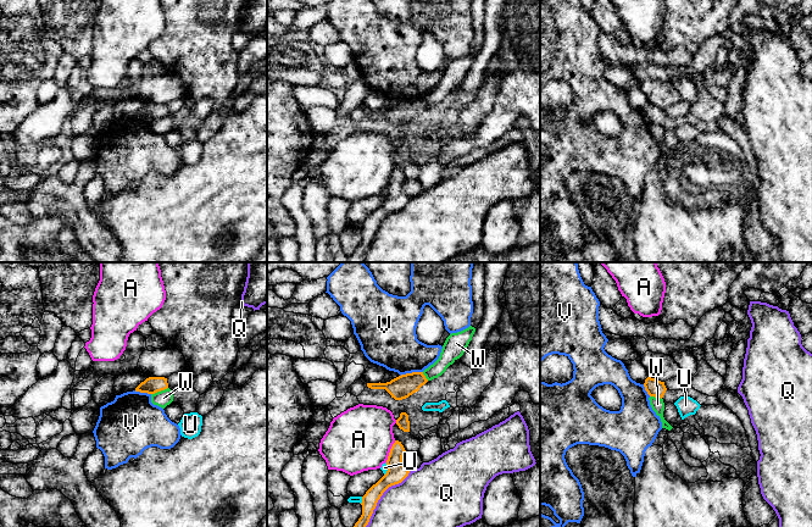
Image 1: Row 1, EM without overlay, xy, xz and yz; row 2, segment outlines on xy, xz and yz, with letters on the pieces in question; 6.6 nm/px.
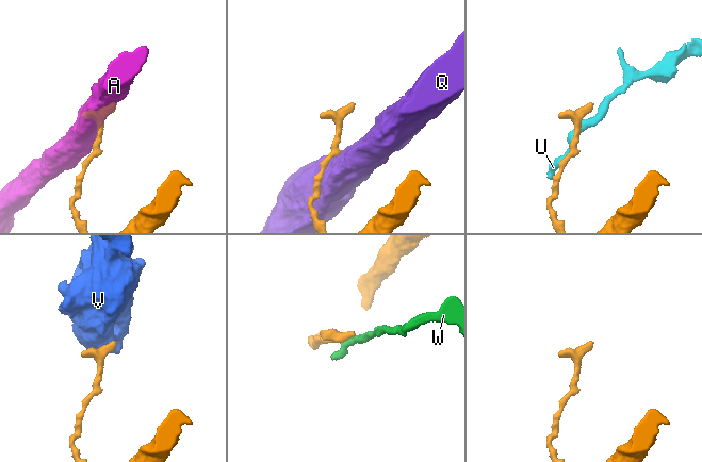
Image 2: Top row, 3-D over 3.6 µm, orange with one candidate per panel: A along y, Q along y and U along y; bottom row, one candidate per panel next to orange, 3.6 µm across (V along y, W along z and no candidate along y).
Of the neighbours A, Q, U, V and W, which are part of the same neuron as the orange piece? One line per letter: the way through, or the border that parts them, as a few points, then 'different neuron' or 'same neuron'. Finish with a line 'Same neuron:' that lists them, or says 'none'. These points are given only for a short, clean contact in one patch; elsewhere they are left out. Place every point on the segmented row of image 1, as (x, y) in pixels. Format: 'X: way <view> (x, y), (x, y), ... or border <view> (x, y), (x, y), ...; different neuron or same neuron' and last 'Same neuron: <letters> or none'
A: different neuron
Q: different neuron
U: different neuron
V: border xz (422, 371), (406, 372), (400, 376); different neuron
W: border xy (167, 387), (151, 394); different neuron
Same neuron: none

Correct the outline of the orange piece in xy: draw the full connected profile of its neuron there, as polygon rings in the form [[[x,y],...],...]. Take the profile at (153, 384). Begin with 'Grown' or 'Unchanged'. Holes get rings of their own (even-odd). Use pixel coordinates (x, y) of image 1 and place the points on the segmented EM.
Unchanged. [[[149,377],[135,388],[135,392],[155,394],[167,388],[168,388],[167,378]]]

